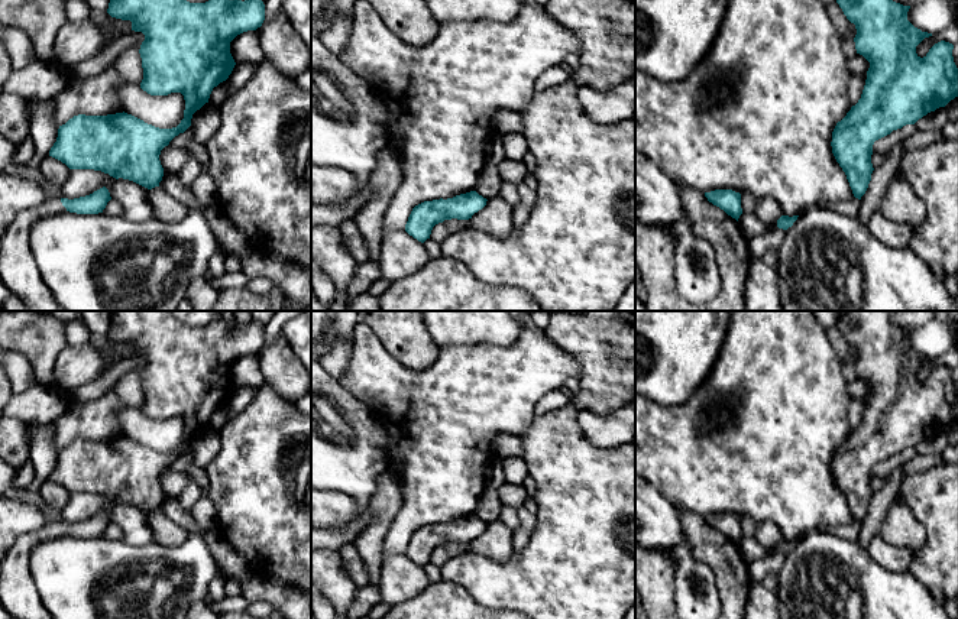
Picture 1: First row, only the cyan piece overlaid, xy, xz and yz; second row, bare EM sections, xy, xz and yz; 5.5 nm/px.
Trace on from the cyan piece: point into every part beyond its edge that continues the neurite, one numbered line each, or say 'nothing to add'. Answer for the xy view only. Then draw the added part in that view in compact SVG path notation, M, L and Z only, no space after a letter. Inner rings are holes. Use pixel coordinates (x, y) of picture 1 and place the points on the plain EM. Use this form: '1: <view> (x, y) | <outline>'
1: xy (19, 596) | M61 522L19 537L0 563L0 603L14 619L52 619L30 573L30 552L45 539L67 535Z

